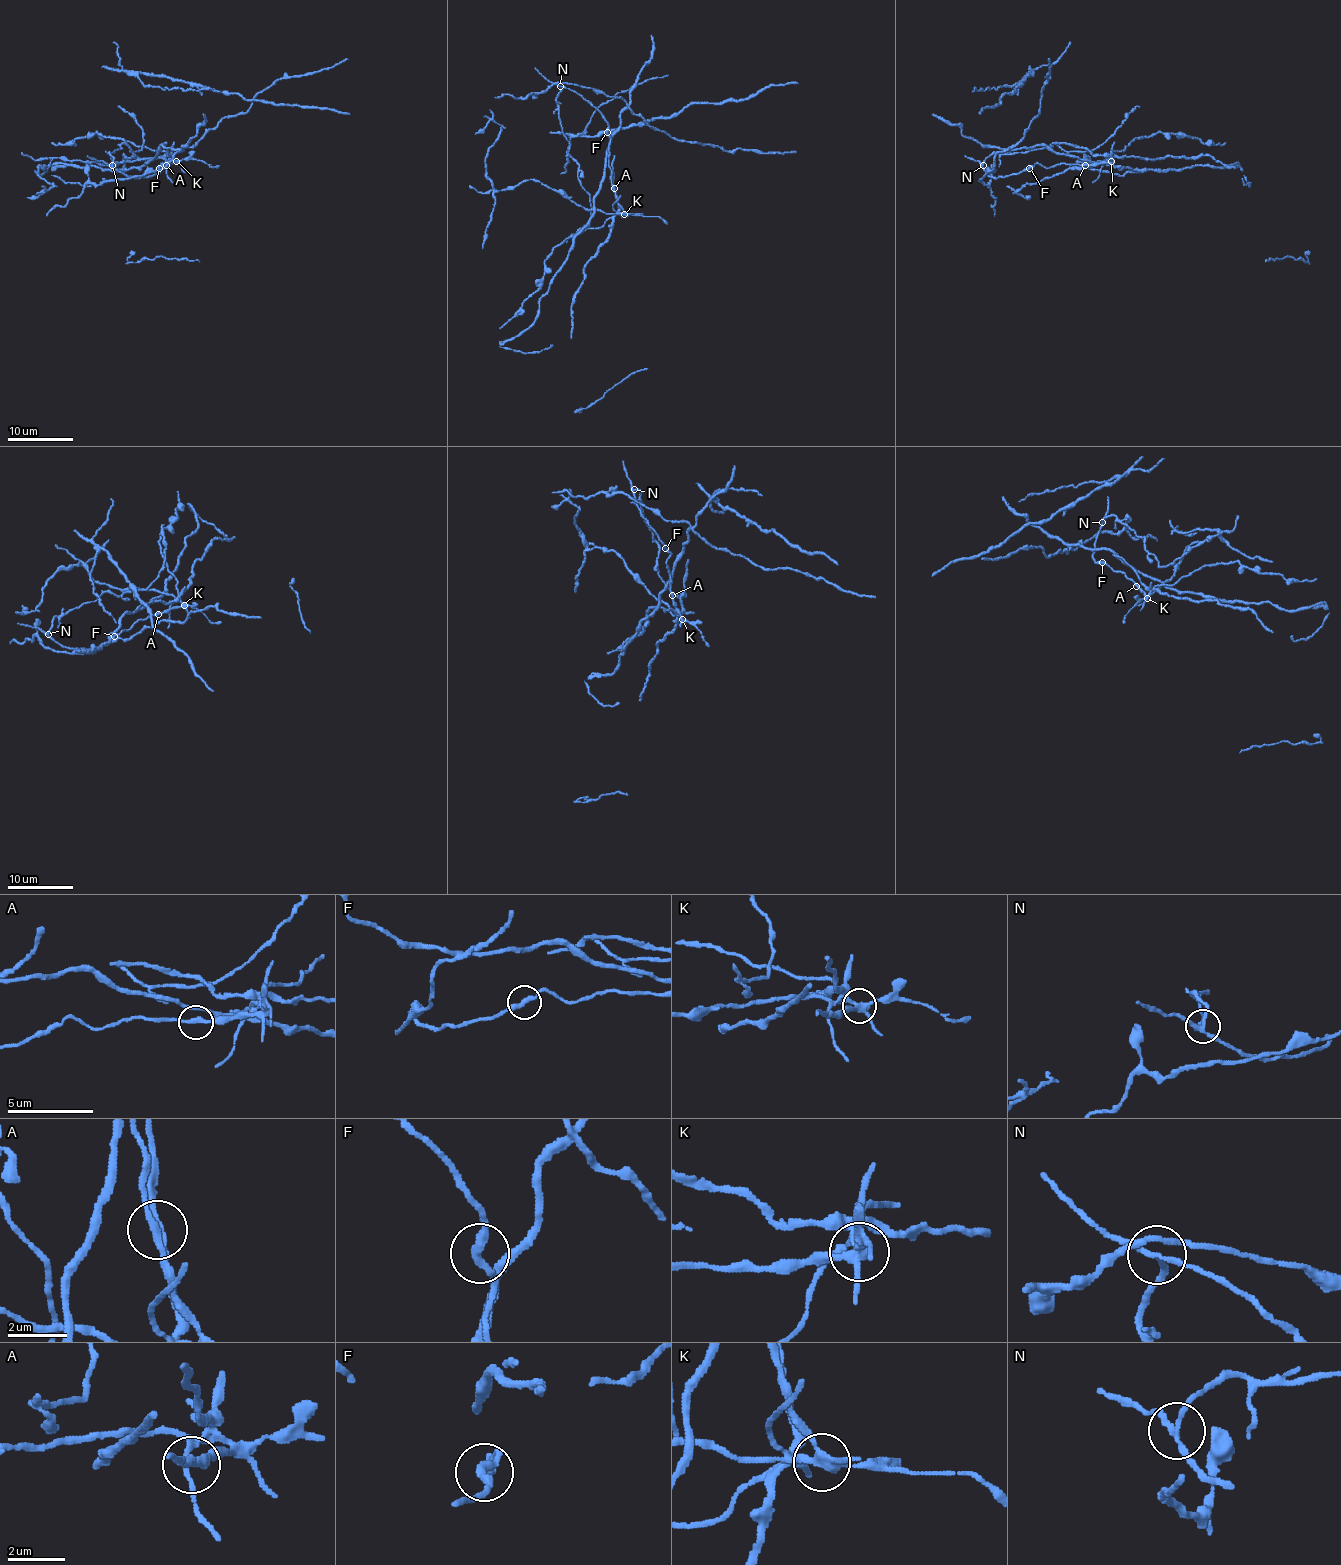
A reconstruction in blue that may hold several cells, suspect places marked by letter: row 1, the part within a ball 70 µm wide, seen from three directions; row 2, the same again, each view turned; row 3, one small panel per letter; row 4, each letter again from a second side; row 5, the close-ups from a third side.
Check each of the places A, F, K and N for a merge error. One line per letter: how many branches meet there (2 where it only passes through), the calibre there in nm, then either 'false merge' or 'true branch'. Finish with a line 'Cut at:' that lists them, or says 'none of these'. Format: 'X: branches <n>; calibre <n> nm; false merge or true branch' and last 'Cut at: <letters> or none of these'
A: branches 2; calibre 240 nm; true branch
F: branches 2; calibre 280 nm; true branch
K: branches 4; calibre 280 nm; false merge
N: branches 3; calibre 180 nm; false merge
Cut at: K, N

